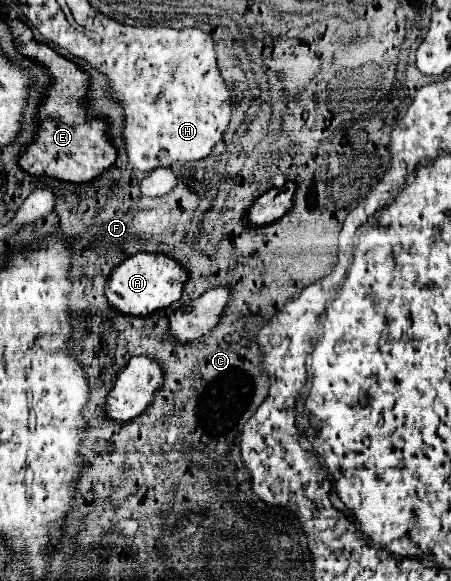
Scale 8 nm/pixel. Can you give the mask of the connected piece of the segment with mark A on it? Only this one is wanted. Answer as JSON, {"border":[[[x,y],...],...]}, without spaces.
{"border":[[[137,252],[135,256],[121,262],[113,268],[111,276],[105,282],[105,296],[113,310],[131,316],[147,316],[155,310],[167,308],[177,302],[183,294],[183,286],[187,282],[187,272],[169,256],[163,254],[147,254]]]}

